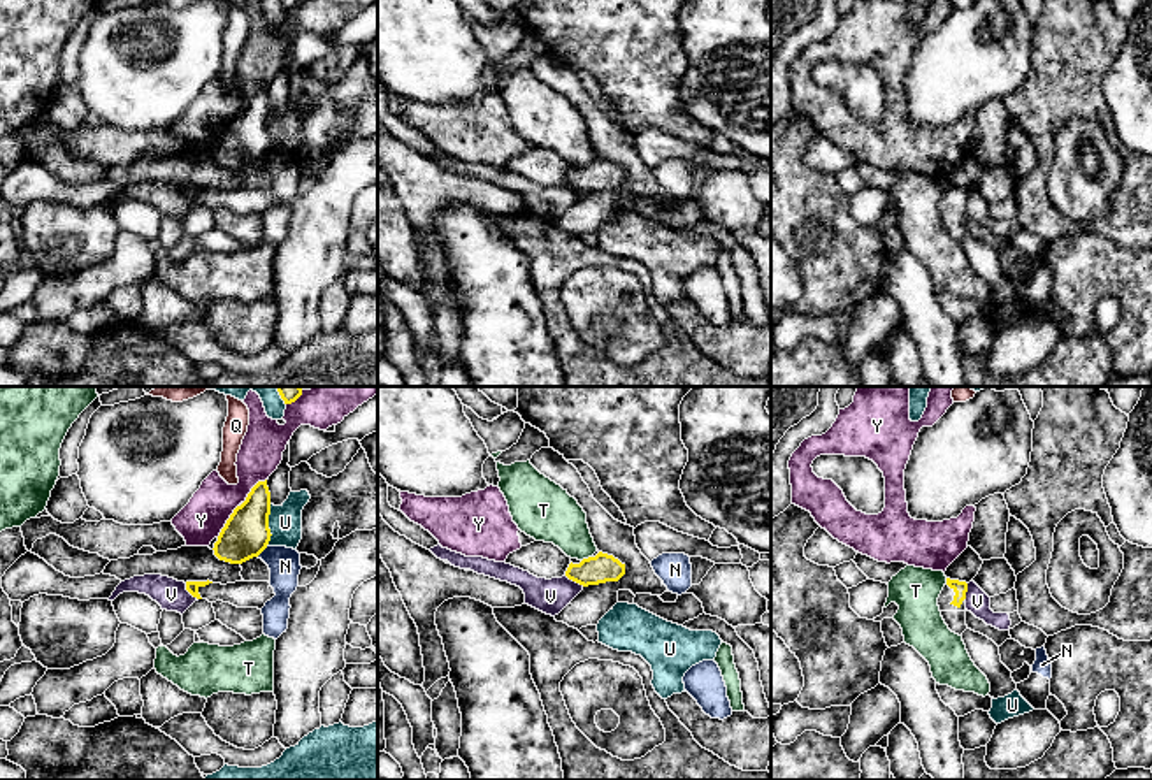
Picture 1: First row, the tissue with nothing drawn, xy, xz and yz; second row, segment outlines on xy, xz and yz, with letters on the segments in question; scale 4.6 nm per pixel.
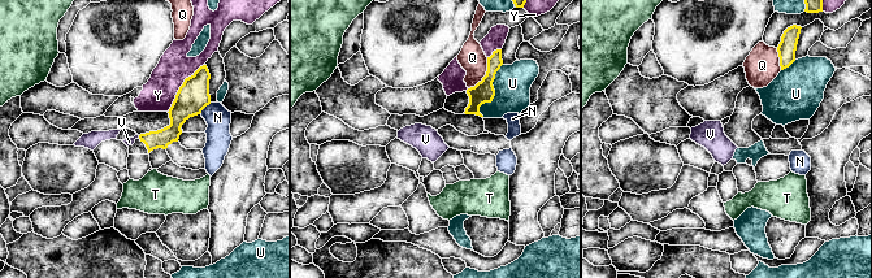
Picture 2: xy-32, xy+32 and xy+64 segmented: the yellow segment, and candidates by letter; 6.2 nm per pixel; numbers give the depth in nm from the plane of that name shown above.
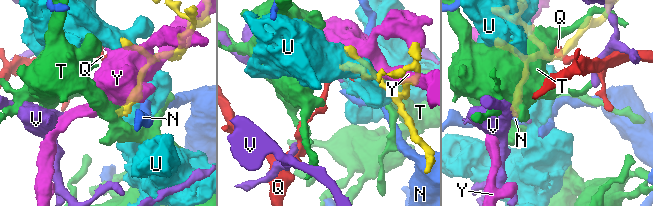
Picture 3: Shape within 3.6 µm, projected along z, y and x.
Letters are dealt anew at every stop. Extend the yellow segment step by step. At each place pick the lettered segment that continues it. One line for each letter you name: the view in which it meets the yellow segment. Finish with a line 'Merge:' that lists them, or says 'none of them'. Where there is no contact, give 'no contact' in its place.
Merge: none of them

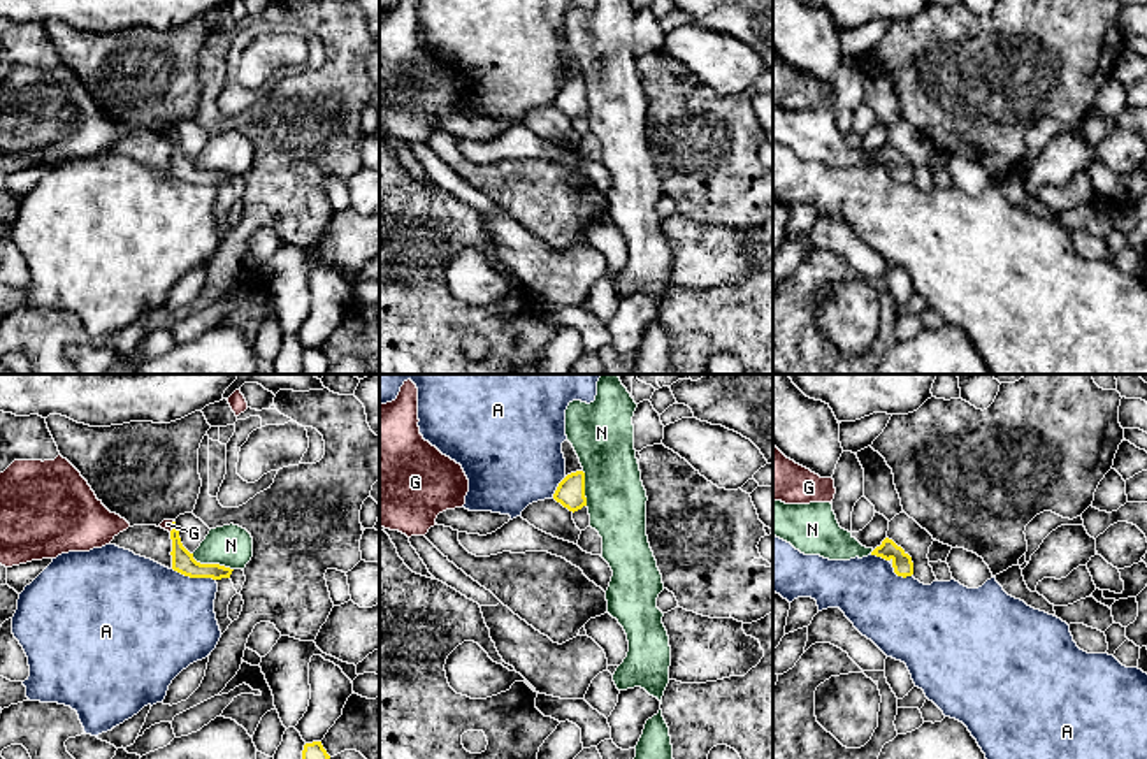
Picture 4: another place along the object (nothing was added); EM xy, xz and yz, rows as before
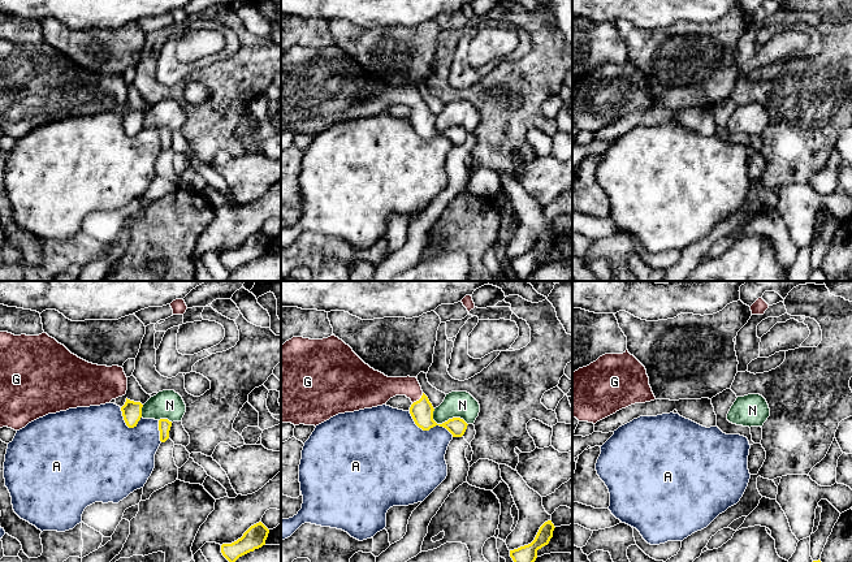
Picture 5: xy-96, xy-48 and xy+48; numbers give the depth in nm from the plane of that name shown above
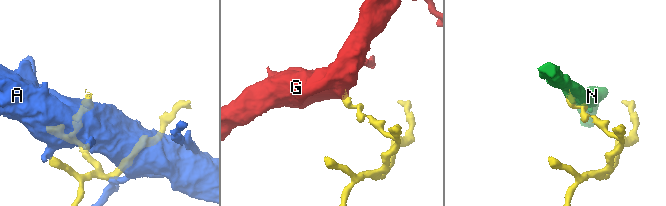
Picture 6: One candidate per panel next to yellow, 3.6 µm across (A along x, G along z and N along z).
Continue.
G: meets yellow in xy
Merge: G

